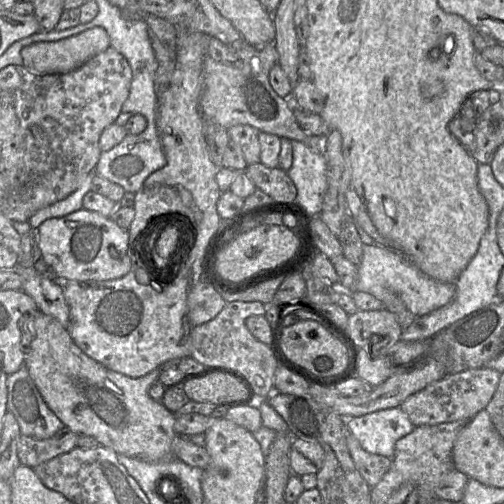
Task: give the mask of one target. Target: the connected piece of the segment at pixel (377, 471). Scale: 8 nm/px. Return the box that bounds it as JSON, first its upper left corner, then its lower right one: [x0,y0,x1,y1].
[346,428,391,487]

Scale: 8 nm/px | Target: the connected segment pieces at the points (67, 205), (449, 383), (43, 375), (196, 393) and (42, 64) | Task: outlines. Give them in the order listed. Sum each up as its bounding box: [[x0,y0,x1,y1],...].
[[12,171,92,234],[400,368,501,427],[24,310,178,462],[183,373,252,405],[22,27,110,74]]

